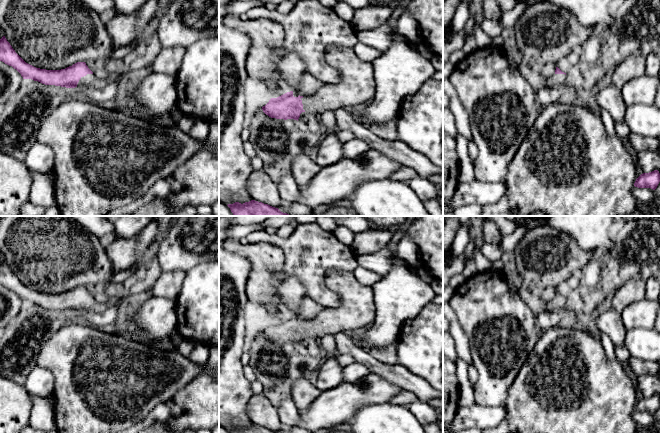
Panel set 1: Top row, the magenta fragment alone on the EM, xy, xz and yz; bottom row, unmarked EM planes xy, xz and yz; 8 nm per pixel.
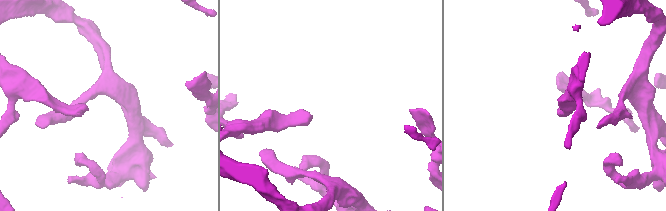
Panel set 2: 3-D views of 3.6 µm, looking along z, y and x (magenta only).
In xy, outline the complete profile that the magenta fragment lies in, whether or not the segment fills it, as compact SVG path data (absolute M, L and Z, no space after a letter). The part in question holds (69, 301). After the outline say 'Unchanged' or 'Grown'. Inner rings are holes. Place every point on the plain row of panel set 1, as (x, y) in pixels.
M5 260L0 263L0 285L16 293L23 303L32 303L45 309L55 309L75 312L79 309L90 313L100 313L122 299L110 297L106 303L96 301L85 286L77 286L61 294L46 294L36 292L26 287L12 272Z. Grown

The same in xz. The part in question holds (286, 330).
M329 270L325 277L327 286L338 294L341 303L338 307L324 308L324 310L312 320L300 320L296 315L287 316L277 322L271 322L262 331L263 336L276 343L299 343L306 337L320 338L326 334L335 334L348 330L356 330L373 322L375 318L375 295L371 286L359 282L353 271Z. Grown

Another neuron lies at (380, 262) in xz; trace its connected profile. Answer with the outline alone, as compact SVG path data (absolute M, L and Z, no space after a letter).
M386 246L374 254L357 256L356 260L358 266L384 276L390 271L395 256L395 252L390 251Z

